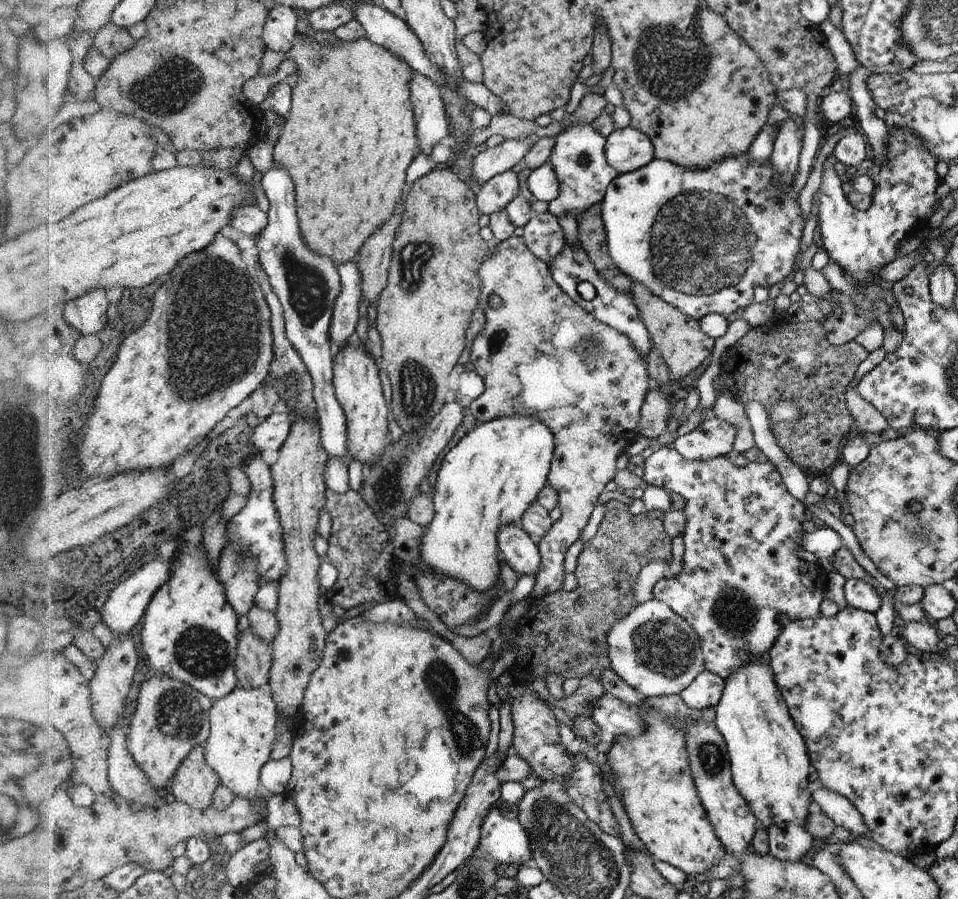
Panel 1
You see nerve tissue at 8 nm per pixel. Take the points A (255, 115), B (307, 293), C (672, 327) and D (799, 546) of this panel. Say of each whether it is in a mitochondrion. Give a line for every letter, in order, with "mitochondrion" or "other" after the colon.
A: other
B: mitochondrion
C: other
D: other

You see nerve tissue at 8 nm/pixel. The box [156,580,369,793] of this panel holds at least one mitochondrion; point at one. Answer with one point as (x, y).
(203, 653)

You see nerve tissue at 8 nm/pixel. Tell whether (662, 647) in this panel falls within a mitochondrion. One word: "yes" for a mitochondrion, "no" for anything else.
yes

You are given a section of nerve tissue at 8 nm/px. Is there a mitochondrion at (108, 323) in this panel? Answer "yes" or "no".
no

